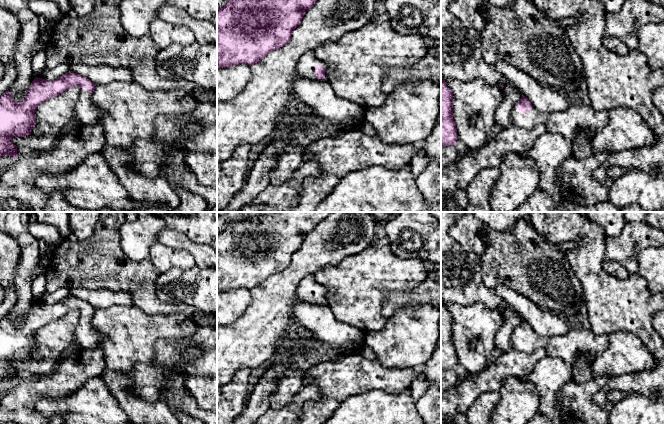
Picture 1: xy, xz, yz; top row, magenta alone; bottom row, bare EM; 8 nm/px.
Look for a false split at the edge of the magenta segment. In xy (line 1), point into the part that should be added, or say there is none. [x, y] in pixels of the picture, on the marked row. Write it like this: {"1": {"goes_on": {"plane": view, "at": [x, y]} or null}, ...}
{"1": {"goes_on": {"plane": "xy", "at": [86, 112]}}}

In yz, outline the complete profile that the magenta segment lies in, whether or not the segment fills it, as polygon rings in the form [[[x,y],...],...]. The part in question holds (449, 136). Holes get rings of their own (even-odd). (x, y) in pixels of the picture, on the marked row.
[[[441,76],[441,148],[453,145],[458,140],[452,105],[453,92]]]

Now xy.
[[[72,71],[52,81],[35,77],[21,101],[16,101],[9,90],[3,93],[0,96],[0,157],[17,158],[17,148],[11,139],[30,135],[36,124],[35,109],[74,86],[80,89],[80,97],[75,105],[76,123],[97,125],[102,113],[92,101],[96,85]]]

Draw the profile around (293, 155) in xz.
[[[284,119],[283,125],[292,122],[292,128],[288,138],[284,141],[284,150],[276,161],[276,166],[270,172],[270,184],[279,186],[303,164],[305,161],[305,148],[298,143],[301,133],[298,131],[293,121]]]

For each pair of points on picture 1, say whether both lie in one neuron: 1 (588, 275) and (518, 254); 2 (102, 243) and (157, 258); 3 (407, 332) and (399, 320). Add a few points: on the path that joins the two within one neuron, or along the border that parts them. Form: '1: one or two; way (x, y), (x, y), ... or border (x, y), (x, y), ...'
1: two; border (559, 250), (579, 281), (583, 291)
2: two; border (148, 259), (159, 273)
3: one; way (404, 329), (402, 323)

